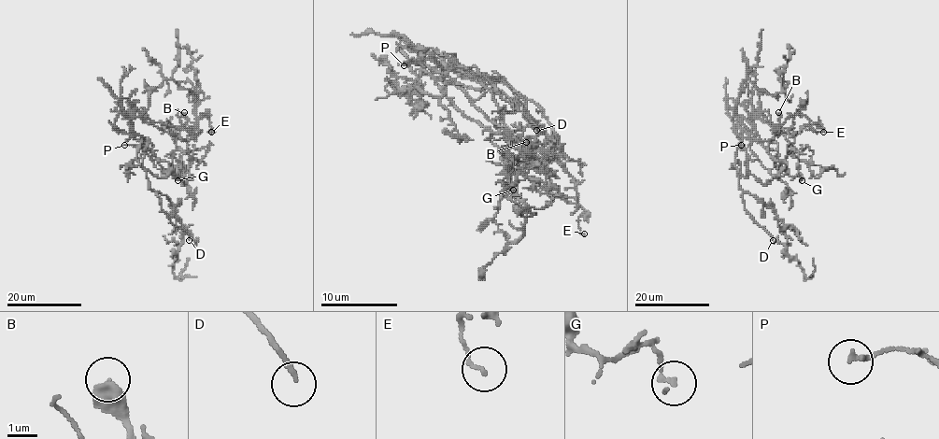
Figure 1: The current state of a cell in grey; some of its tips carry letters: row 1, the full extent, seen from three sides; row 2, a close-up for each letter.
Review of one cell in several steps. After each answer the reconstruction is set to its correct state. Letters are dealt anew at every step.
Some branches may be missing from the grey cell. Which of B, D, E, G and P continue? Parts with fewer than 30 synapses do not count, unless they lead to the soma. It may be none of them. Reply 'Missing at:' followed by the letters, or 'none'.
Missing at: none

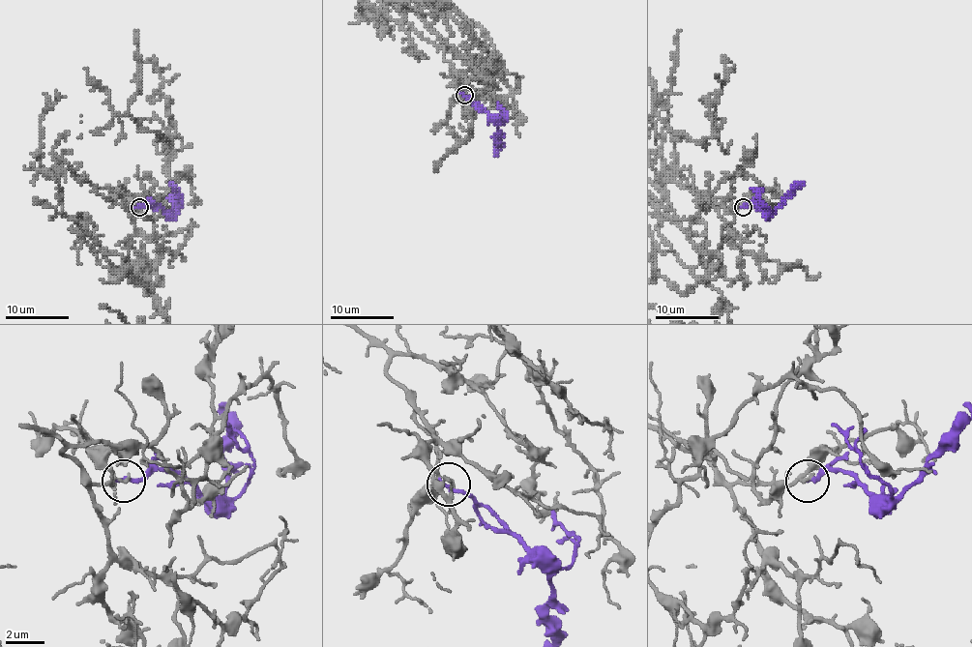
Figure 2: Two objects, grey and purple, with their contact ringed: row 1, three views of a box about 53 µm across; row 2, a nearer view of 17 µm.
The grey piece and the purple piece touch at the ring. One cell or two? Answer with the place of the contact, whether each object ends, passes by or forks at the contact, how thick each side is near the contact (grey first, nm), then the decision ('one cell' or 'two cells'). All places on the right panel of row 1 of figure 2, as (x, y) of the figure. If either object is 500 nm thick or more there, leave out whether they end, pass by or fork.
place (743, 207); grey passes by; purple ends; calibres 150 and 240 nm; two cells

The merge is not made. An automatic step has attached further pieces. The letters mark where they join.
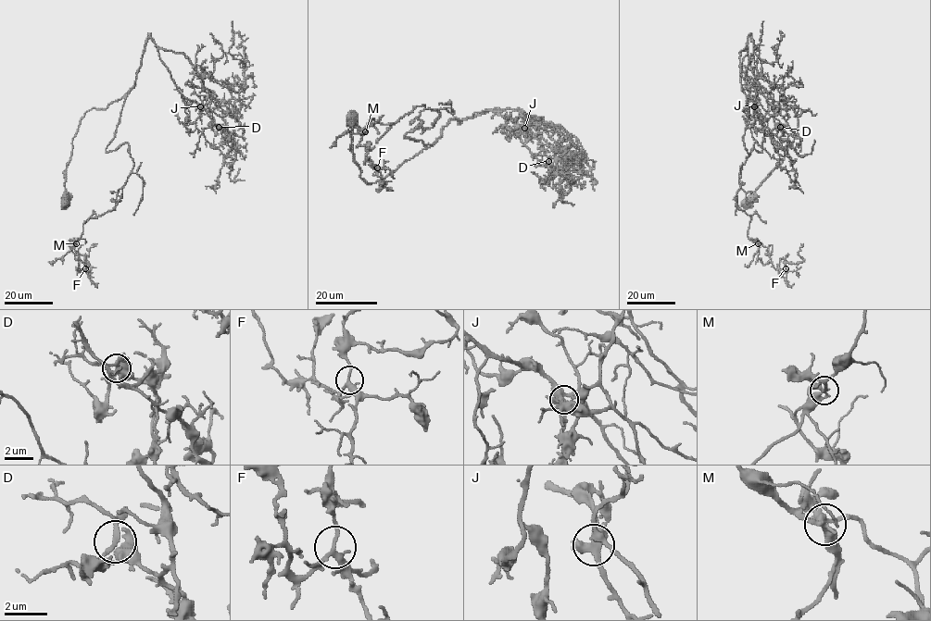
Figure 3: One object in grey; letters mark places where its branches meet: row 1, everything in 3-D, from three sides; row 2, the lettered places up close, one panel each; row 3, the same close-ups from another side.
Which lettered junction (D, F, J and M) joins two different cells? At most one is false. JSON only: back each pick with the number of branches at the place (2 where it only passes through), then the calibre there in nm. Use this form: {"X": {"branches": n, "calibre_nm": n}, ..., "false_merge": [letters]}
{"M": {"branches": 5, "calibre_nm": 300}, "false_merge": ["M"]}

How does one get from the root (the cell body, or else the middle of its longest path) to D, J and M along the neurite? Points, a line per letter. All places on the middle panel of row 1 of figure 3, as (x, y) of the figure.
D: (351, 118), (353, 159), (367, 183), (429, 148), (451, 119), (484, 110), (547, 144), (557, 162), (548, 161)
J: (351, 118), (353, 159), (367, 183), (382, 180), (429, 148), (451, 119), (459, 121), (492, 110), (524, 128)
M: (351, 118), (353, 159), (374, 183), (432, 144), (403, 137), (440, 114), (422, 105), (365, 131)

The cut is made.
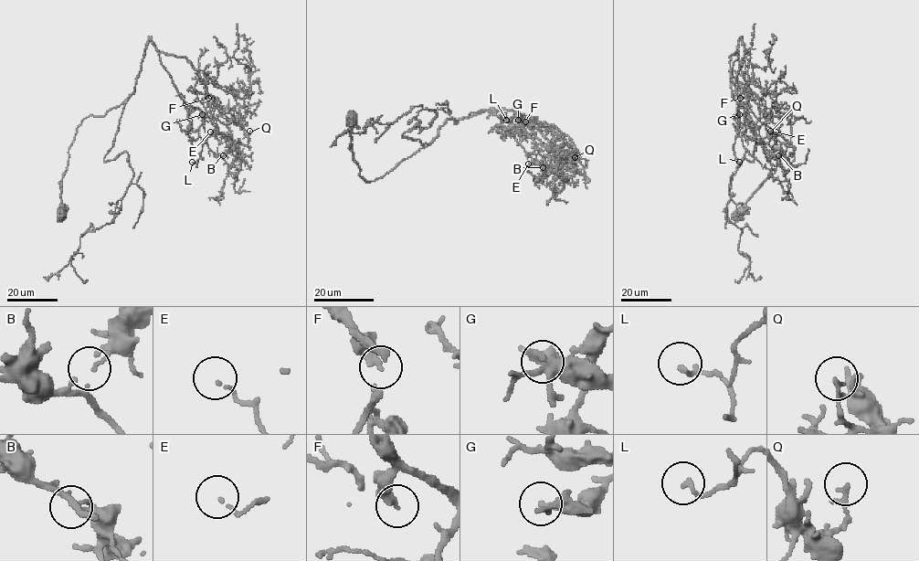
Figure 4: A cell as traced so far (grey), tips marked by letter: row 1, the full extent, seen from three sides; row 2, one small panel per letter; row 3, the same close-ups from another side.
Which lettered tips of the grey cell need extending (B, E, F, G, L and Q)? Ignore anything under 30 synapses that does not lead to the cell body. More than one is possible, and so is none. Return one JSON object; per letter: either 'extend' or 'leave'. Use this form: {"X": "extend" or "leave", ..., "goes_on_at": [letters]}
{"B": "leave", "E": "leave", "F": "leave", "G": "leave", "L": "extend", "Q": "leave", "goes_on_at": ["L"]}

